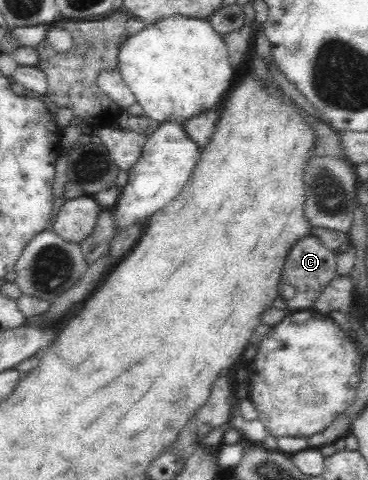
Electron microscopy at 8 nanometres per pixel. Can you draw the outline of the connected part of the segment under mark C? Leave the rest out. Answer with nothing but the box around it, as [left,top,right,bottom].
[280,235,339,311]

